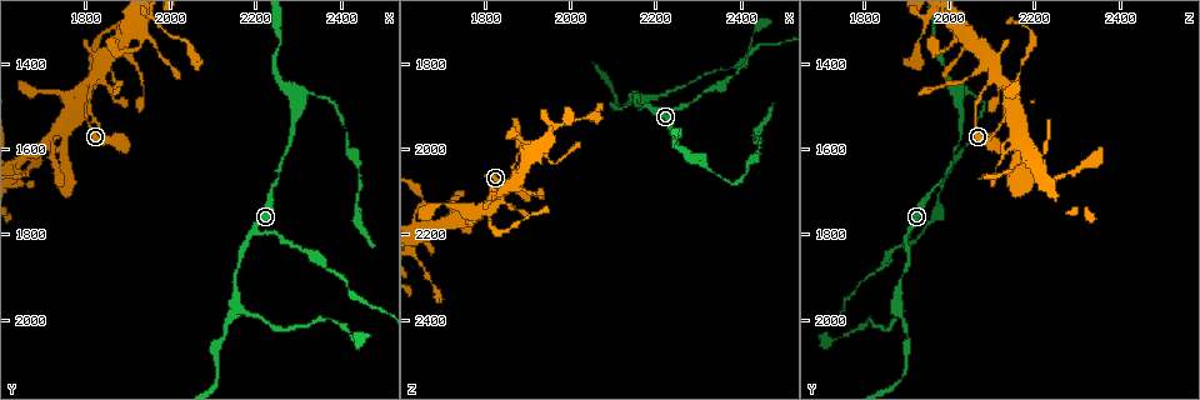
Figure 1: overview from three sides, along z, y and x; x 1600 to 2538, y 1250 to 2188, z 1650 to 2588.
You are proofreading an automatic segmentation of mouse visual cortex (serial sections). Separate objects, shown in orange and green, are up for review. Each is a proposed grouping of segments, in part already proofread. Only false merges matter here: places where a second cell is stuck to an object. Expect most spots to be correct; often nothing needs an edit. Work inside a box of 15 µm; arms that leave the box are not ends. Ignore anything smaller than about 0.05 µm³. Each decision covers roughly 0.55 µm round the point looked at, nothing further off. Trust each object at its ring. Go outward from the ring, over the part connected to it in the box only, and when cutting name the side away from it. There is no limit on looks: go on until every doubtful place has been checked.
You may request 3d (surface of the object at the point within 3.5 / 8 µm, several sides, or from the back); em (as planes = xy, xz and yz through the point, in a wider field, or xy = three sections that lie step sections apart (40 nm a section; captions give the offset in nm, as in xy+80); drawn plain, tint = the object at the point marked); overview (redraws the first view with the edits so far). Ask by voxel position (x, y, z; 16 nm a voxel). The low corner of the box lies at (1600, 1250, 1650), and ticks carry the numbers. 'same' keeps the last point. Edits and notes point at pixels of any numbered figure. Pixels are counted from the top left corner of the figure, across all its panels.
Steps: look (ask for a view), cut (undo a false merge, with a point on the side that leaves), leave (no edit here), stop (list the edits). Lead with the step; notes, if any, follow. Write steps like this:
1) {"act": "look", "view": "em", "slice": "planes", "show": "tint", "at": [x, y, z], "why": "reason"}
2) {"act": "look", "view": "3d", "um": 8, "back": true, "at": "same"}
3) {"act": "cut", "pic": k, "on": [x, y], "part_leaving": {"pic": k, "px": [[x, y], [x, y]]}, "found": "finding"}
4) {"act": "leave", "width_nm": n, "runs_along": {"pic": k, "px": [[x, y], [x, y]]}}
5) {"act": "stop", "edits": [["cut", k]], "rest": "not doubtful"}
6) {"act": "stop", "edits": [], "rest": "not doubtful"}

{"act": "look", "view": "3d", "um": 3.5, "at": [2345, 1470, 2060], "why": "sudden change in width"}

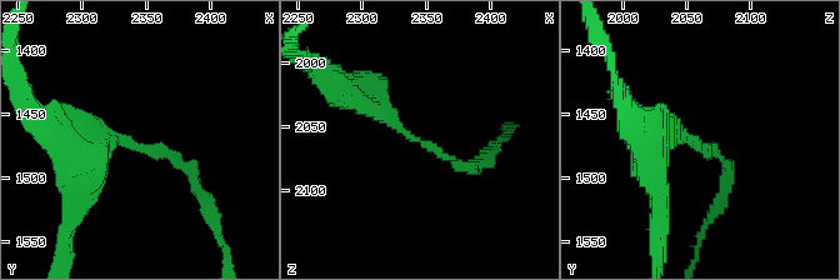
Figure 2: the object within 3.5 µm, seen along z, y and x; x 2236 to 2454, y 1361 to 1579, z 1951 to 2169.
{"act": "look", "view": "em", "slice": "xy", "step": 1, "show": "tint", "at": [2338, 1474, 2060], "arm_widths_nm": [100, 400], "why": "now the EM"}

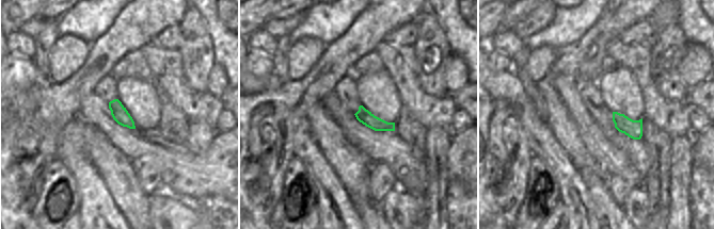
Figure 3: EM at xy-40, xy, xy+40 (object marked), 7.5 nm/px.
{"act": "look", "view": "em", "slice": "planes", "show": "tint", "at": "same", "why": "cut it another way"}

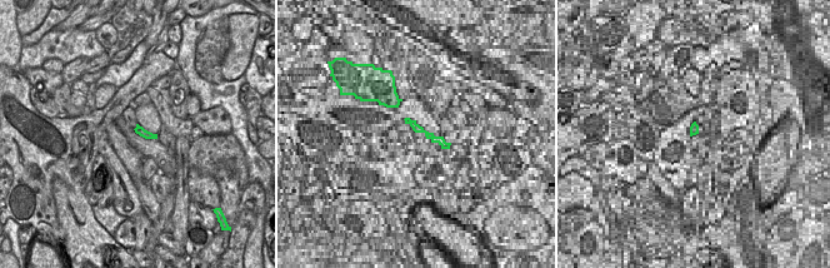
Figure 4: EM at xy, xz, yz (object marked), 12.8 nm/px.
{"act": "leave", "runs_along": {"pic": 2, "px": [[359, 90], [413, 138], [474, 166]]}, "found": "all the same cell"}

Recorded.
{"act": "look", "view": "3d", "um": 8, "at": [2155, 1975, 1885], "why": "three-way junction"}

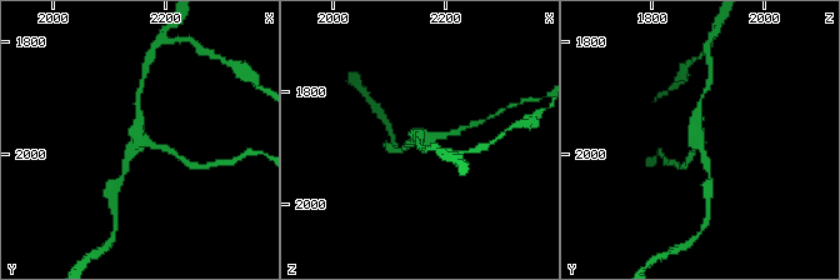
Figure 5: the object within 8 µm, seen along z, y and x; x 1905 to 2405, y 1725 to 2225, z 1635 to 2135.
{"act": "look", "view": "3d", "um": 3.5, "at": [2160, 1980, 1880], "why": "closer look"}

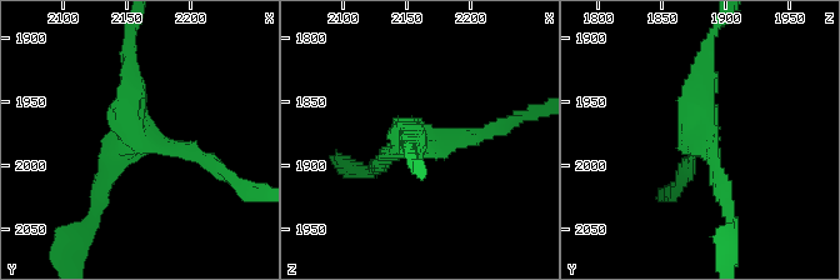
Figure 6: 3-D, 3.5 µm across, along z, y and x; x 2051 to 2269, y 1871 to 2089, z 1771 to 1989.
{"act": "leave", "arm_widths_nm": [200, 200, 250], "runs_along": {"pic": 6, "px": [[128, 55], [131, 133], [211, 163]]}, "found": "all the same cell"}

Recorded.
{"act": "look", "view": "3d", "um": 8, "at": [1830, 1415, 2105], "why": "small branch off a trunk"}

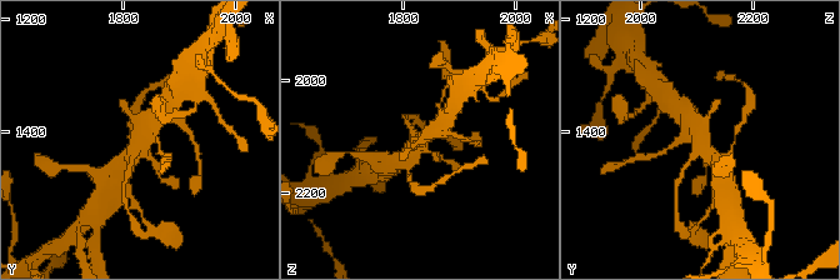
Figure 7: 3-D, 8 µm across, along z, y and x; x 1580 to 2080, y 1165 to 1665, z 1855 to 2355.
{"act": "look", "view": "em", "slice": "xy", "step": 5, "show": "tint", "at": [1830, 1420, 2105]}

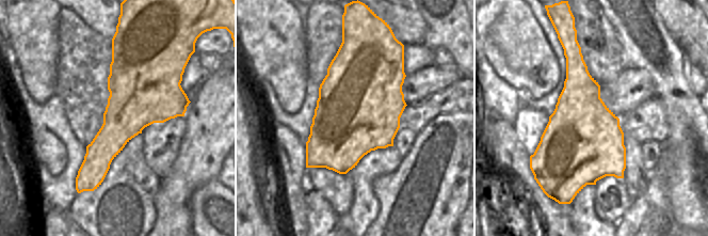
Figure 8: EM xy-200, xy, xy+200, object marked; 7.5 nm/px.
{"act": "leave", "runs_along": {"pic": 7, "px": [[129, 170], [144, 130], [159, 114]]}, "found": "one cell here"}

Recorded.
{"act": "look", "view": "3d", "um": 3.5, "at": [1815, 1450, 2140], "why": "three arms meet"}

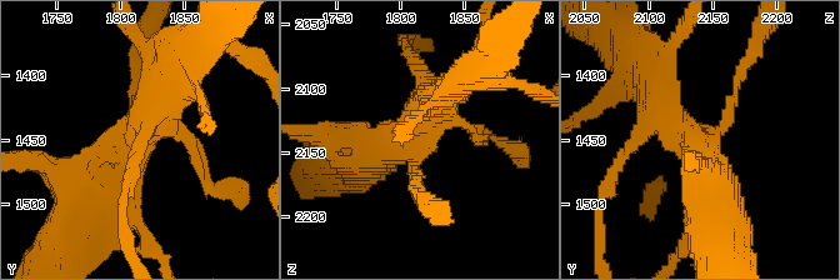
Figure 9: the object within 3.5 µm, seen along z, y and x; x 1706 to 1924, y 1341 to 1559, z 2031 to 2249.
{"act": "look", "view": "em", "slice": "xy", "step": 1, "show": "tint", "at": [1812, 1452, 2140], "arms": 3, "arm_widths_nm": [150, 250, 400]}

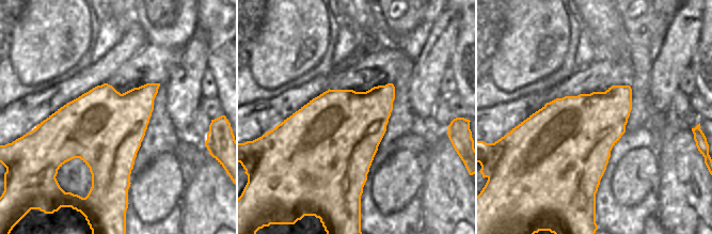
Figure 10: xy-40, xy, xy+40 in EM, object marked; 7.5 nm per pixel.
{"act": "leave", "runs_along": {"pic": 9, "px": [[423, 78], [415, 138], [343, 138]]}, "found": "continuous, no second cell"}

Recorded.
{"act": "look", "view": "3d", "um": 3.5, "at": [1815, 1410, 2175]}

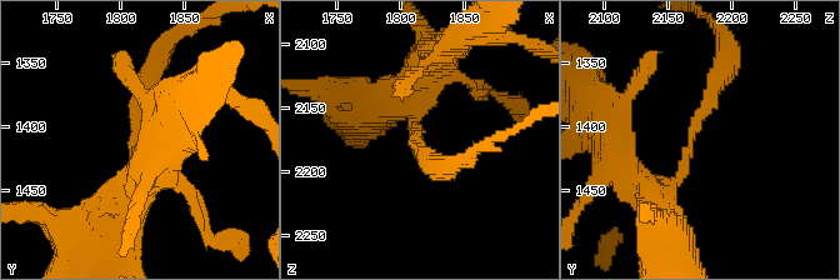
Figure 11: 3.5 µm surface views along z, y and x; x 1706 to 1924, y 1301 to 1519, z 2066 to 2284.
{"act": "look", "view": "em", "slice": "xy", "step": 1, "show": "tint", "at": [1814, 1406, 2168], "arm_widths_nm": [200, 300], "why": "now the EM"}

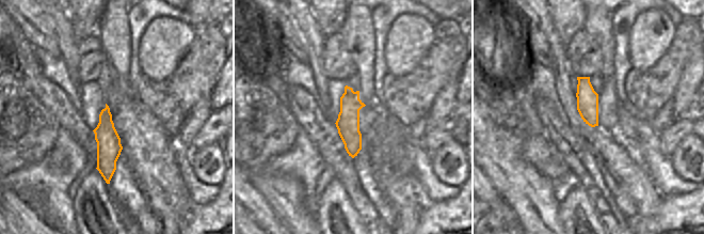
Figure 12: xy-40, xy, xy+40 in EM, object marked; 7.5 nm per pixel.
{"act": "leave", "runs_along": {"pic": 12, "px": [[106, 110], [107, 177]]}, "found": "one cell here"}

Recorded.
{"act": "stop", "edits": [], "rest": "not doubtful"}

